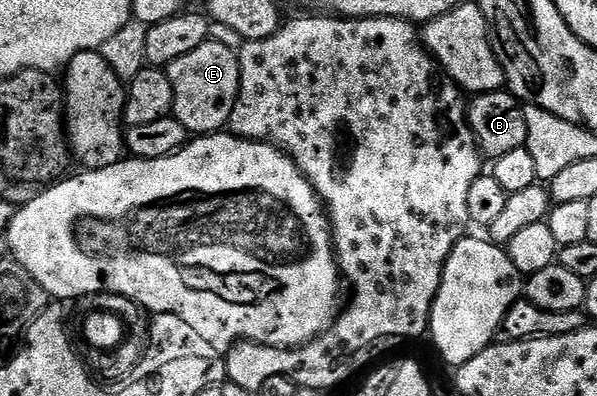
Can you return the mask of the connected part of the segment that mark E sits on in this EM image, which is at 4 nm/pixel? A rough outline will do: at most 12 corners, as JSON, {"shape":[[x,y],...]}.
{"shape":[[207,40],[170,63],[173,117],[194,136],[227,129],[235,51]]}

